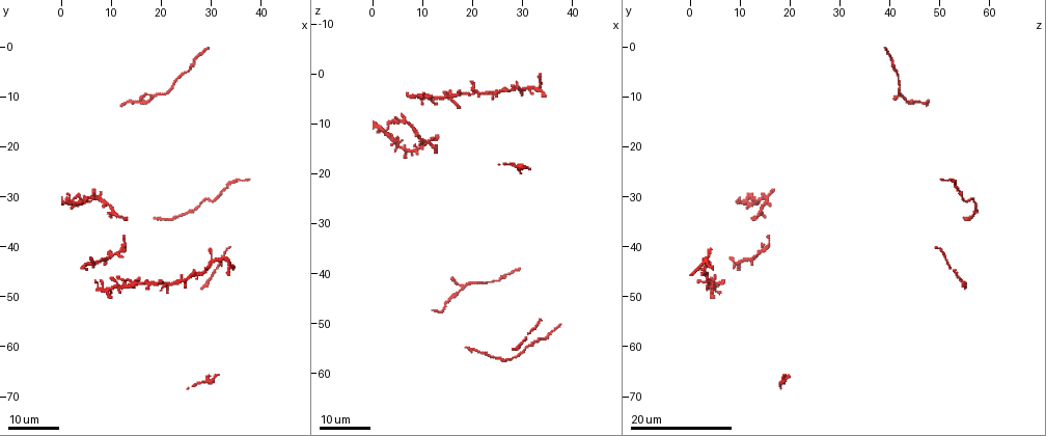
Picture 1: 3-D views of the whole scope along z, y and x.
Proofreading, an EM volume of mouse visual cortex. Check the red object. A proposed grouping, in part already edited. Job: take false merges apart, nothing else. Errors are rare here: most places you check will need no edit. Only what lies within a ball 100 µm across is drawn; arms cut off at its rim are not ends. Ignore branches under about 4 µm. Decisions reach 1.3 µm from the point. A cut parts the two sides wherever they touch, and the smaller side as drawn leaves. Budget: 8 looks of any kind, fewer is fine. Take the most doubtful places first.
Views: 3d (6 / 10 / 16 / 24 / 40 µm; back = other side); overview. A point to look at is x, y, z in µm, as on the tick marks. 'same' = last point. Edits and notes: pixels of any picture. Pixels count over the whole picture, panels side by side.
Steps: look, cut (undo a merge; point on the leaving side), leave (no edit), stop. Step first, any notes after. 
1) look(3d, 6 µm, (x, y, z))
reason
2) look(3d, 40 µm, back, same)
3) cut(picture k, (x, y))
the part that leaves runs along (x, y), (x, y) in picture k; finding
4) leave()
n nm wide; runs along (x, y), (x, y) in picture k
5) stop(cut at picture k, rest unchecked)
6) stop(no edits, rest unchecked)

look(3d, 16 µm, (18.0, 10.5, 42.5))
branch point

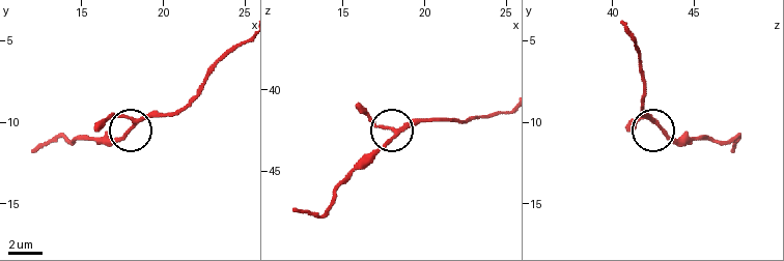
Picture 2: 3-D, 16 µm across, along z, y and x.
look(3d, 10 µm, (18.3, 10.0, 42.6))
zoom in

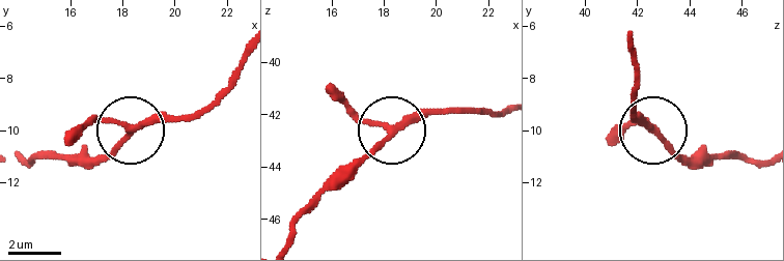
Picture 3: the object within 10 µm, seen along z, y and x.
leave()
3 arms; one neuron here

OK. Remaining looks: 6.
look(3d, 16 µm, (6.5, 30.0, 15.5))
four arms meet

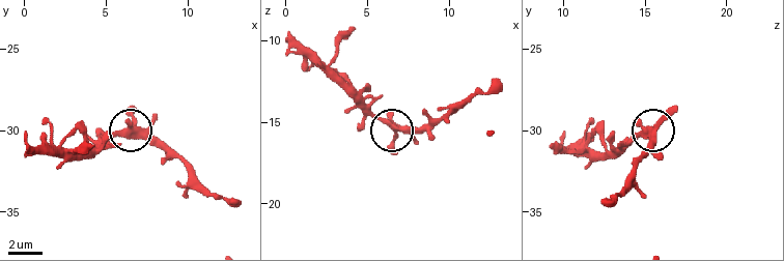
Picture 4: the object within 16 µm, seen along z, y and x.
look(3d, 6 µm, (6.7, 30.4, 15.2))
closer look

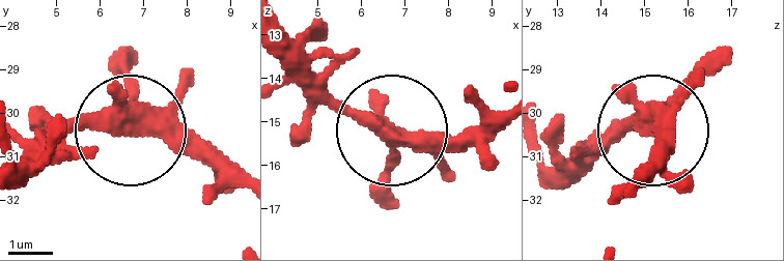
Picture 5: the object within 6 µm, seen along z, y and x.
leave()
one neuron here

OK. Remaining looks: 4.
look(3d, 24 µm, (33.5, 27.5, 53.5))

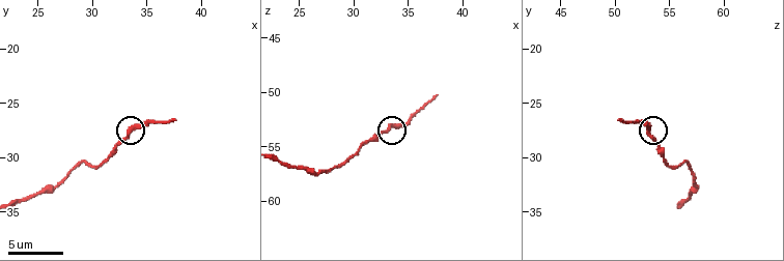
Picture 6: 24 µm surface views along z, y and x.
look(3d, 6 µm, (33.4, 27.4, 53.2))
closer look

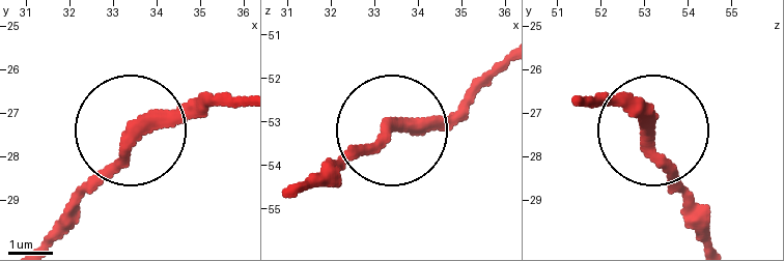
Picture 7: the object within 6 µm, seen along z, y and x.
look(3d, 6 µm, back, (33.60, 27.40, 53.05))

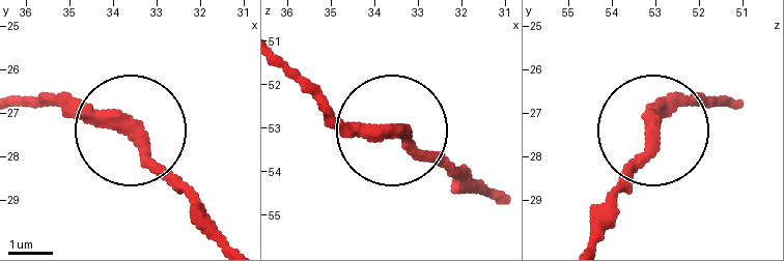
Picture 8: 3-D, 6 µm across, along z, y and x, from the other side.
cut(picture 8, (130, 116))
the part that leaves runs along (157, 165), (116, 132), (27, 102) in picture 8; a second neuron is stuck on

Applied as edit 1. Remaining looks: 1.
stop(cut at picture 8, rest unchecked)

